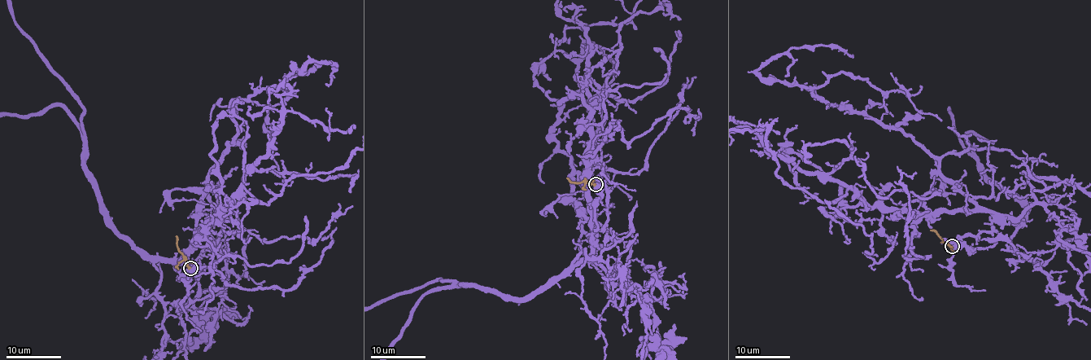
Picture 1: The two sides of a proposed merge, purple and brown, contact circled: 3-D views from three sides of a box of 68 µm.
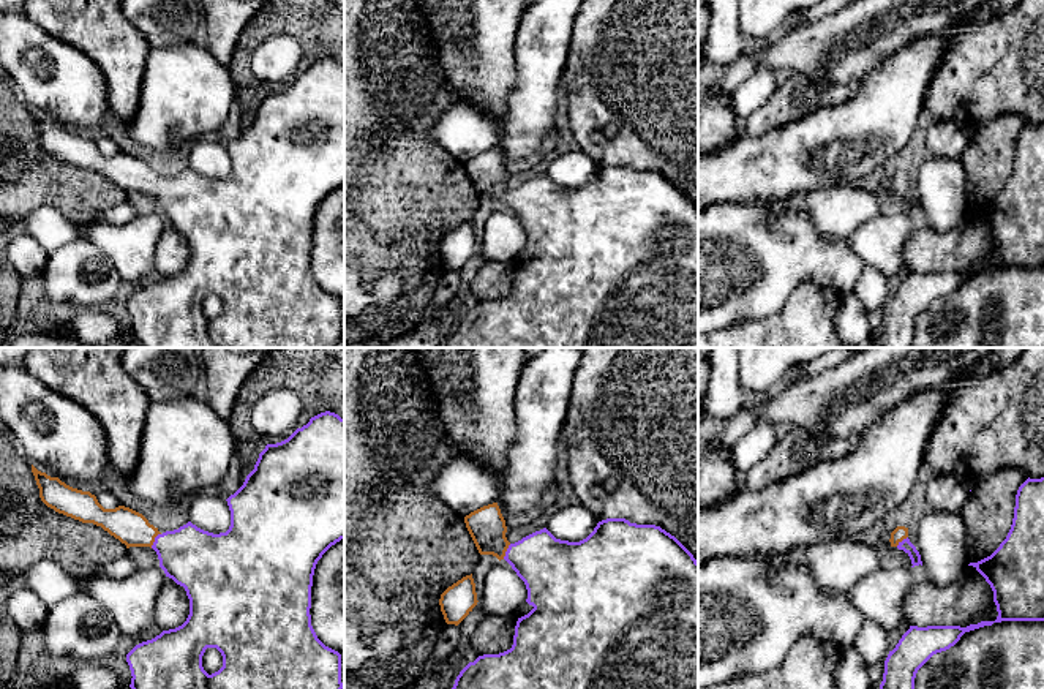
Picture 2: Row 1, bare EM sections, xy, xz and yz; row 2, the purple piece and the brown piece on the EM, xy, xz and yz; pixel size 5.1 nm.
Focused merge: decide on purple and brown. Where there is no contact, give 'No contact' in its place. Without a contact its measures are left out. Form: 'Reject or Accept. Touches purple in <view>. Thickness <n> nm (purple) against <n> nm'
Accept. Touches purple in xy. Thickness 320 nm (purple) against 180 nm

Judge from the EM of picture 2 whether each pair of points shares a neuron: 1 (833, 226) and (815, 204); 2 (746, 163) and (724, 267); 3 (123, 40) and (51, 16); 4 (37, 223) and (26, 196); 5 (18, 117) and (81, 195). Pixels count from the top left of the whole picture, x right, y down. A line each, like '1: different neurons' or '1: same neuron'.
1: same neuron
2: different neurons
3: same neuron
4: different neurons
5: same neuron

